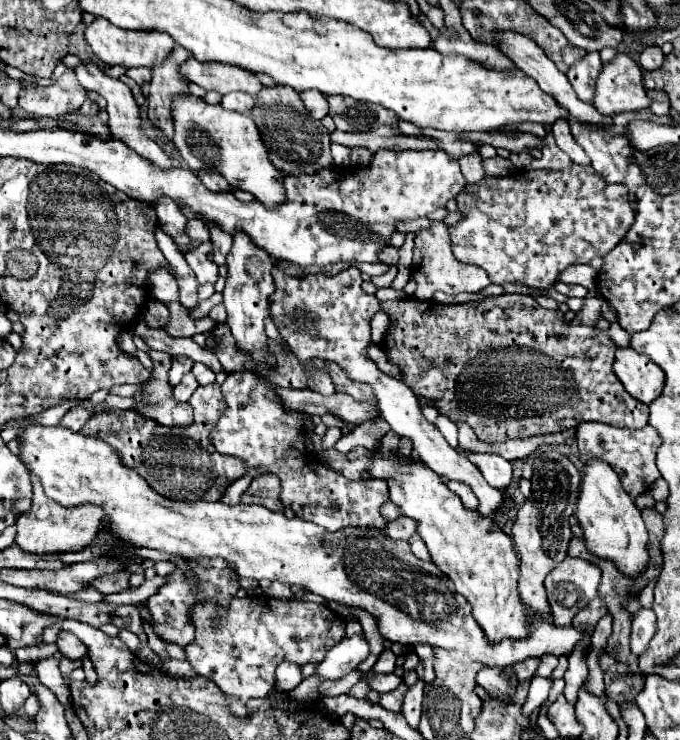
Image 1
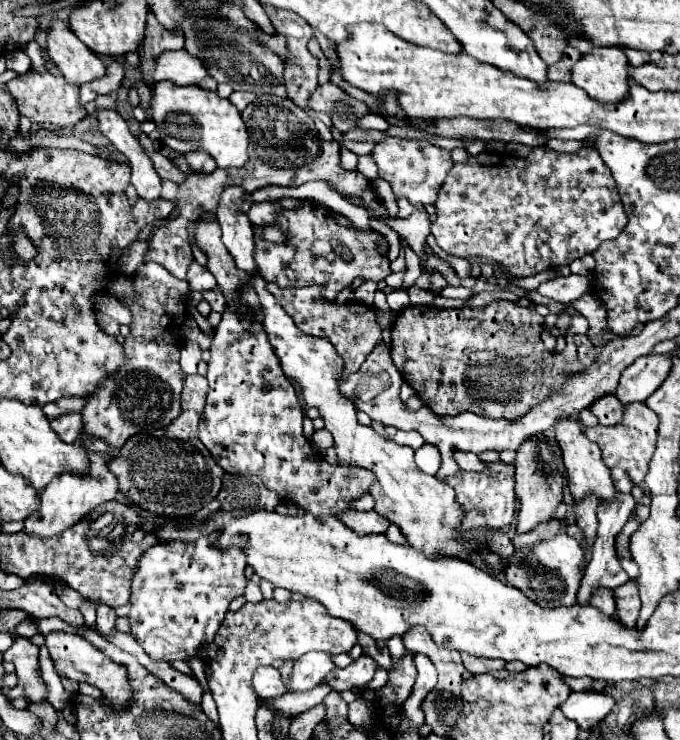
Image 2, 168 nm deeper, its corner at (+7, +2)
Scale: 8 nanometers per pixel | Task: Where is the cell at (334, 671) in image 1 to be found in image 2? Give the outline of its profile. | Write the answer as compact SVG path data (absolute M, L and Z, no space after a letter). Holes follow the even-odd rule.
M311 651L311 653L307 653L307 655L303 655L303 657L299 657L295 661L291 677L289 677L287 691L307 691L307 689L313 689L333 669L335 669L335 665L333 665L329 653Z

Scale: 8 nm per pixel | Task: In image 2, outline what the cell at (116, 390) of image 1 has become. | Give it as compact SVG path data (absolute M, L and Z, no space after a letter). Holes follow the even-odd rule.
M91 395L85 397L62 397L55 402L45 405L42 410L51 421L69 412L80 412Z

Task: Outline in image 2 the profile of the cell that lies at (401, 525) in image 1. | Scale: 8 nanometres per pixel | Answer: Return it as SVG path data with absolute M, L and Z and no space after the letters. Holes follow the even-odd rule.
M349 511L349 513L341 513L339 517L347 527L355 529L357 533L385 533L385 529L389 527L389 521L379 515L377 511Z

